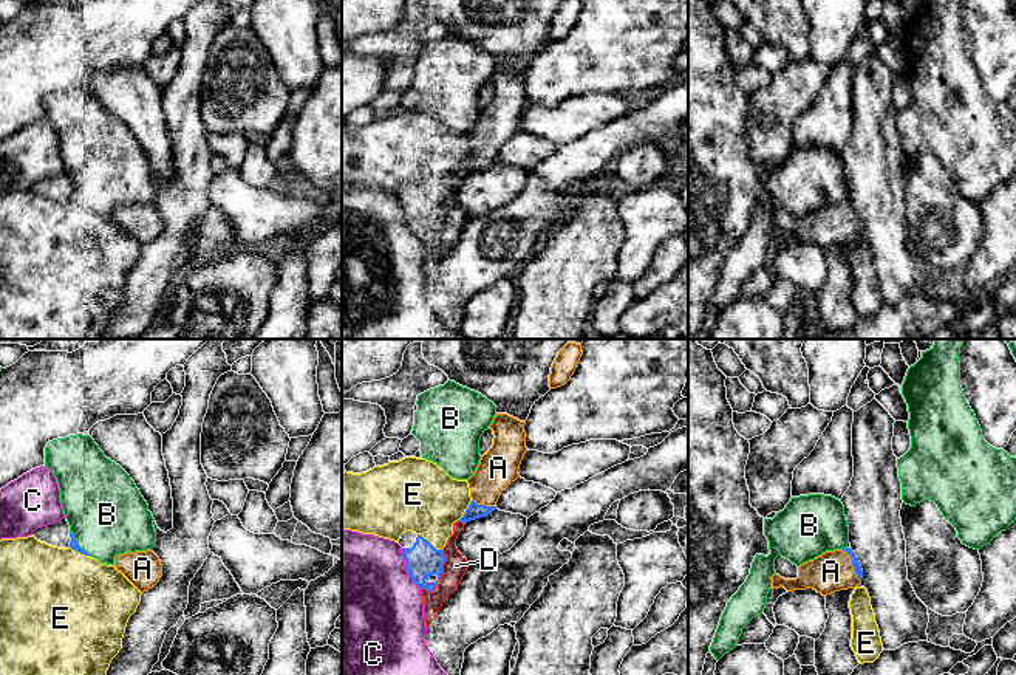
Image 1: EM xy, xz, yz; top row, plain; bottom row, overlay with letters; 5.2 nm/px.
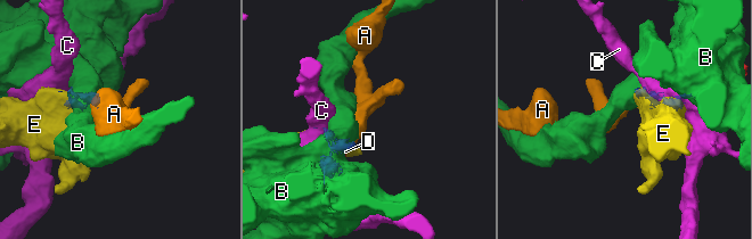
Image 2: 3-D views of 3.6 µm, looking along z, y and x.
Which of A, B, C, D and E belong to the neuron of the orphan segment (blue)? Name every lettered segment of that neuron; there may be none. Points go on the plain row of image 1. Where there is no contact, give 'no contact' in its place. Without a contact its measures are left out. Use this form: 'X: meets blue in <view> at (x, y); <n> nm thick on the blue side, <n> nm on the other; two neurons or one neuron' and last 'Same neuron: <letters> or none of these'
A: meets blue in yz at (852, 219); 50 nm thick on the blue side, 200 nm on the other; one neuron
B: meets blue in xy at (76, 197); 50 nm thick on the blue side, 400 nm on the other; two neurons
C: meets blue in xz at (407, 222); 180 nm thick on the blue side, 500 nm on the other; two neurons
D: meets blue in xz at (443, 217); 180 nm thick on the blue side, 120 nm on the other; one neuron
E: meets blue in xz at (429, 195); 180 nm thick on the blue side, 380 nm on the other; two neurons
Same neuron: A, D

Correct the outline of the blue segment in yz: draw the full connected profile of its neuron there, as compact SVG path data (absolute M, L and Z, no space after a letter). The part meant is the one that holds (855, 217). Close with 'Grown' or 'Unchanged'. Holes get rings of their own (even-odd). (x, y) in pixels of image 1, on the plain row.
M852 201L826 204L798 220L796 232L772 229L772 240L784 240L787 245L813 242L823 249L855 242L861 237L863 223Z. Grown

